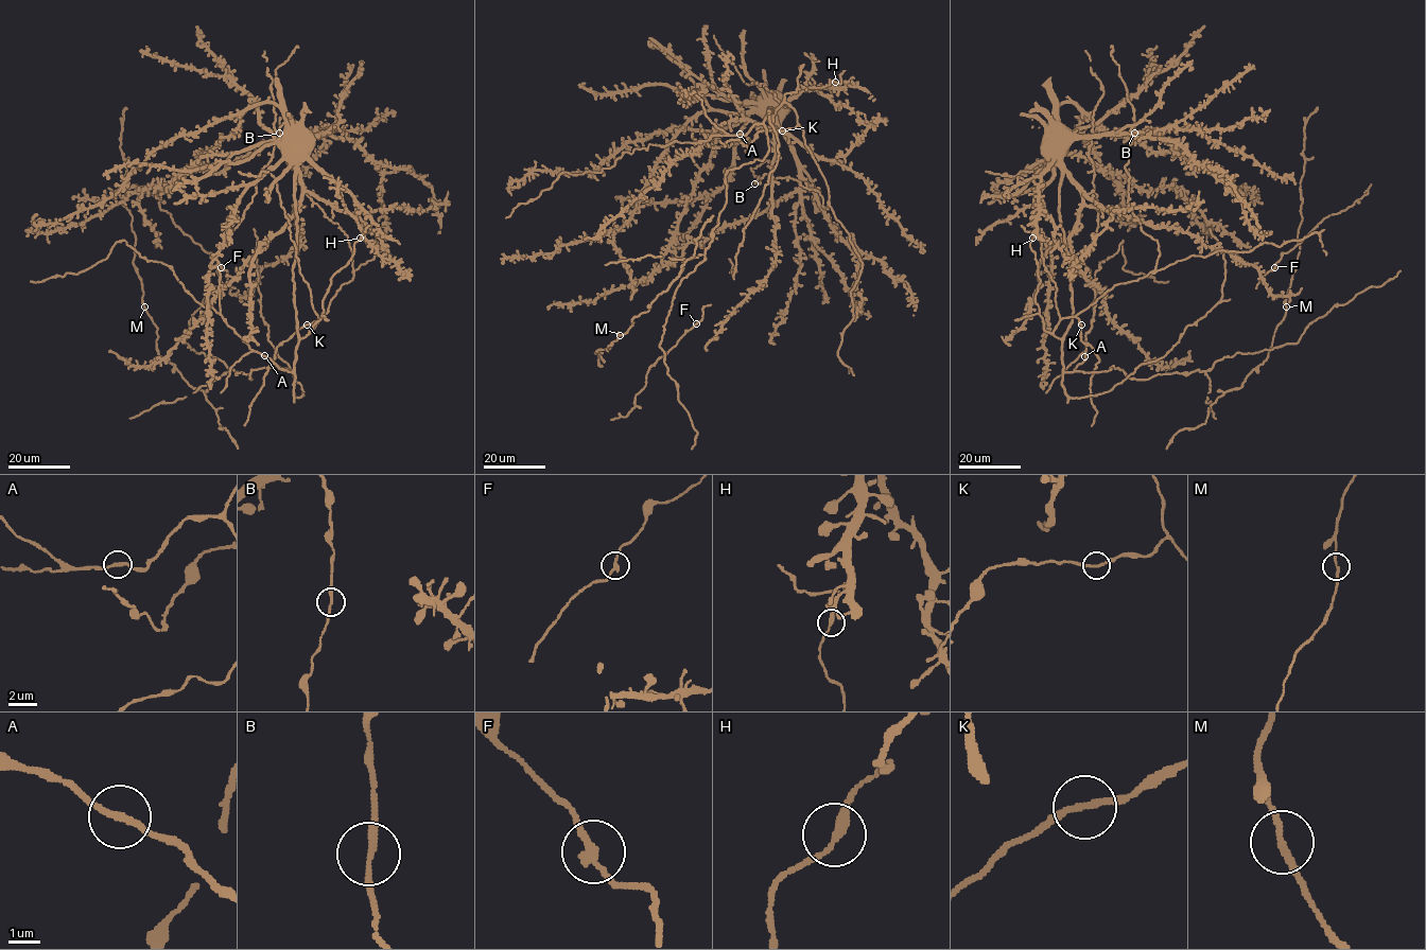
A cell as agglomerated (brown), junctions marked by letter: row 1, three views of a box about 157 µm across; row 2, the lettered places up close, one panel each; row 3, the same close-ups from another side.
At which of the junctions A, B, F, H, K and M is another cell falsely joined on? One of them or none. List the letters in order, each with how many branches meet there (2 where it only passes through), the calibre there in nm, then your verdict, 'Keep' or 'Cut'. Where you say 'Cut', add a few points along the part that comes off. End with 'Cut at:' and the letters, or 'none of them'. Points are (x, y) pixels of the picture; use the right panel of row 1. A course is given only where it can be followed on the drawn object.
A: Branches: 2. Thickness 220 nm. Keep
B: Branches: 2. Thickness 180 nm. Keep
F: Branches: 2. Thickness 240 nm. Keep
H: Branches: 2. Thickness 240 nm. Keep
K: Branches: 2. Thickness 180 nm. Keep
M: Branches: 2. Thickness 180 nm. Keep
Cut at: none of them

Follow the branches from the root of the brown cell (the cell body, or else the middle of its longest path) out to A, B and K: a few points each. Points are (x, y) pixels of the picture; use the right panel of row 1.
A: (1046, 143), (1045, 157), (1061, 170), (1059, 214), (1072, 294), (1063, 370), (1072, 372), (1084, 355)
B: (1046, 143), (1070, 263), (1061, 338), (1062, 318), (1155, 267), (1158, 243), (1128, 201), (1134, 133)
K: (1046, 143), (1045, 157), (1061, 170), (1059, 214), (1073, 310), (1066, 333), (1053, 333), (1063, 318), (1081, 324)

